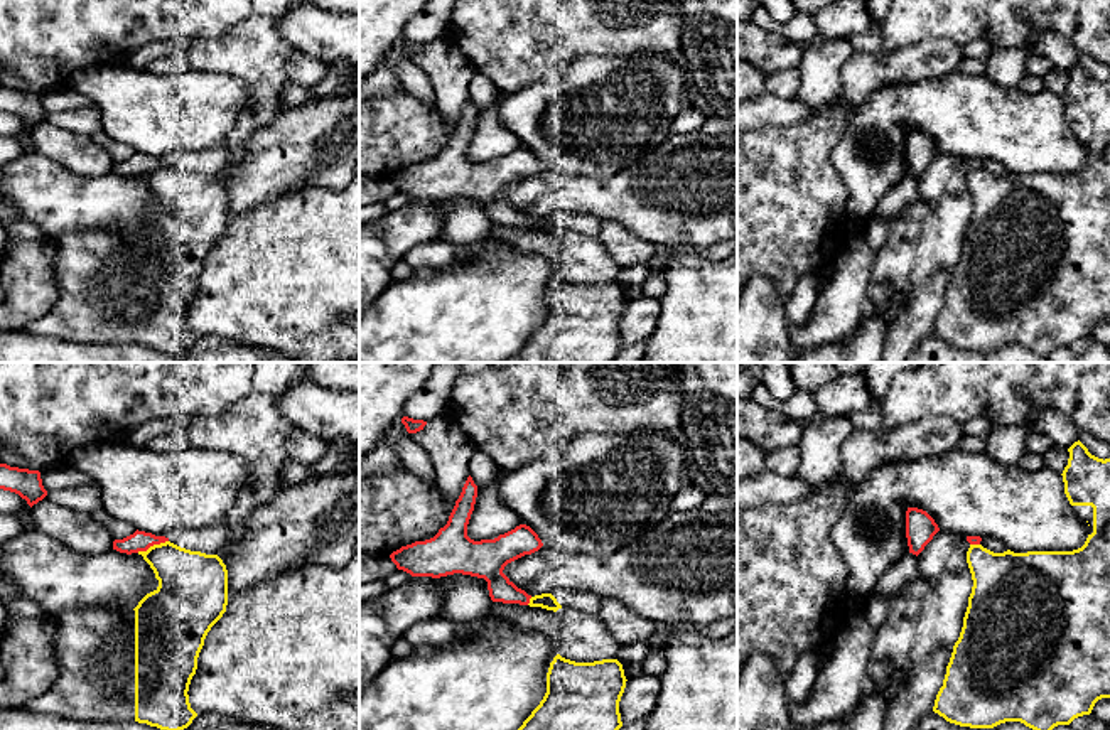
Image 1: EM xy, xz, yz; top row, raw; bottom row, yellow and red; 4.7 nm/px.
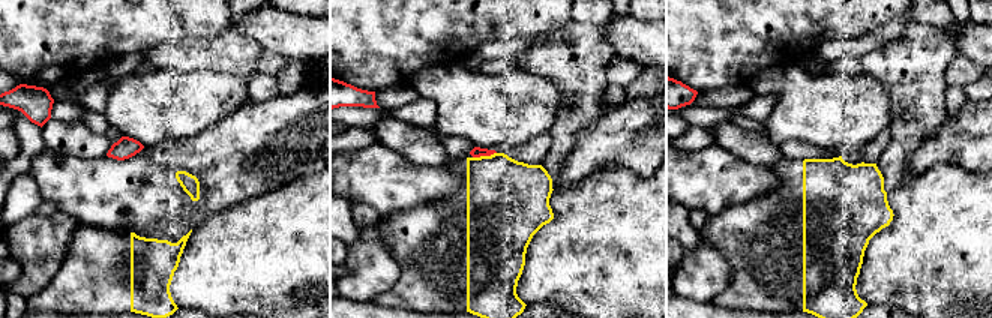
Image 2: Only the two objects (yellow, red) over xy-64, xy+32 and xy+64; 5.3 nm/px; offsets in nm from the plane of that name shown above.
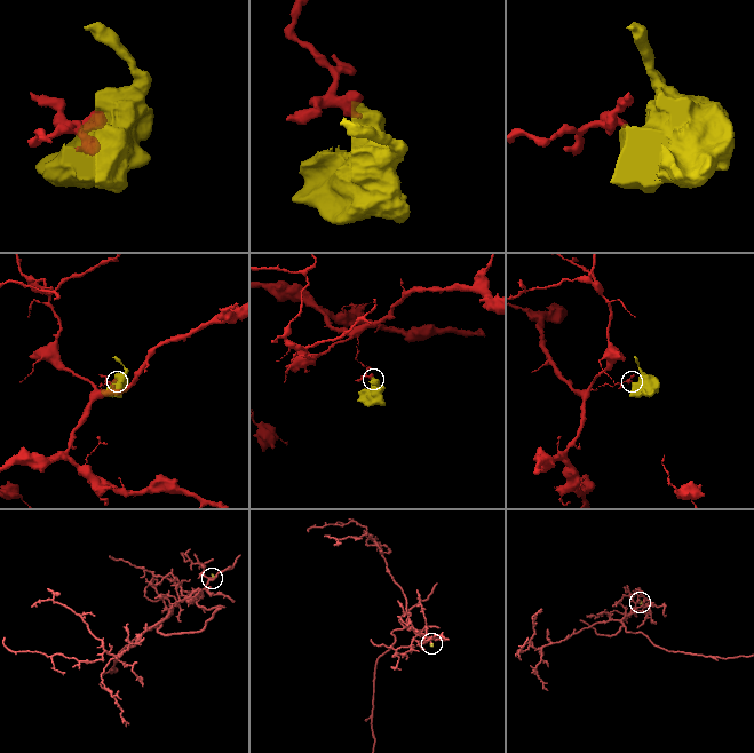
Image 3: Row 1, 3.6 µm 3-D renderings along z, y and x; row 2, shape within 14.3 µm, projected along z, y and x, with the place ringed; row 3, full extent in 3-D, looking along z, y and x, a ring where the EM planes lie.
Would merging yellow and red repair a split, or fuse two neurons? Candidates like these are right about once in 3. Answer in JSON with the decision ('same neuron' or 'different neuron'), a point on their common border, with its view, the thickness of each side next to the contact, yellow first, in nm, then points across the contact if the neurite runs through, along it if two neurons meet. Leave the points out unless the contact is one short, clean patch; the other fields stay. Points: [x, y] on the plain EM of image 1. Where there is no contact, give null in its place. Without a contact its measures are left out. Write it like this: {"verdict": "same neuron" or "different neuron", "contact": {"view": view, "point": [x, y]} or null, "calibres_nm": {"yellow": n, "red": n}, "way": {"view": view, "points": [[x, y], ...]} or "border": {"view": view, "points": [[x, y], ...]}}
{"verdict": "different neuron", "contact": {"view": "xy", "point": [154, 167]}, "calibres_nm": {"yellow": 300, "red": 100}}

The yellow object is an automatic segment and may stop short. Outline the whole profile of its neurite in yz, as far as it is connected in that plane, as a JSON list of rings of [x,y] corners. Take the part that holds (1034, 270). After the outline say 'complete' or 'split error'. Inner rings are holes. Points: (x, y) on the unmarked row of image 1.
[[[1078,62],[1063,93],[1064,116],[1090,148],[1085,167],[1073,174],[994,175],[970,167],[967,185],[973,209],[963,250],[953,268],[943,309],[933,334],[970,351],[994,351],[1005,344],[1049,356],[1058,347],[1090,337],[1095,325],[1110,320],[1110,81],[1098,81]]]; split error

